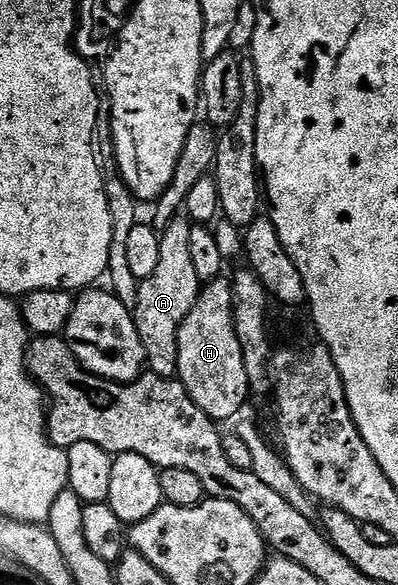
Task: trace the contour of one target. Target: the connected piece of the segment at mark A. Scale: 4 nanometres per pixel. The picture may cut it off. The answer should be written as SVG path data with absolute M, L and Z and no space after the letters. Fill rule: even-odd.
M180 216L160 230L159 263L152 275L138 284L137 302L131 311L139 339L143 339L148 372L171 378L176 378L179 367L179 327L203 288L191 259L191 222L188 216Z

